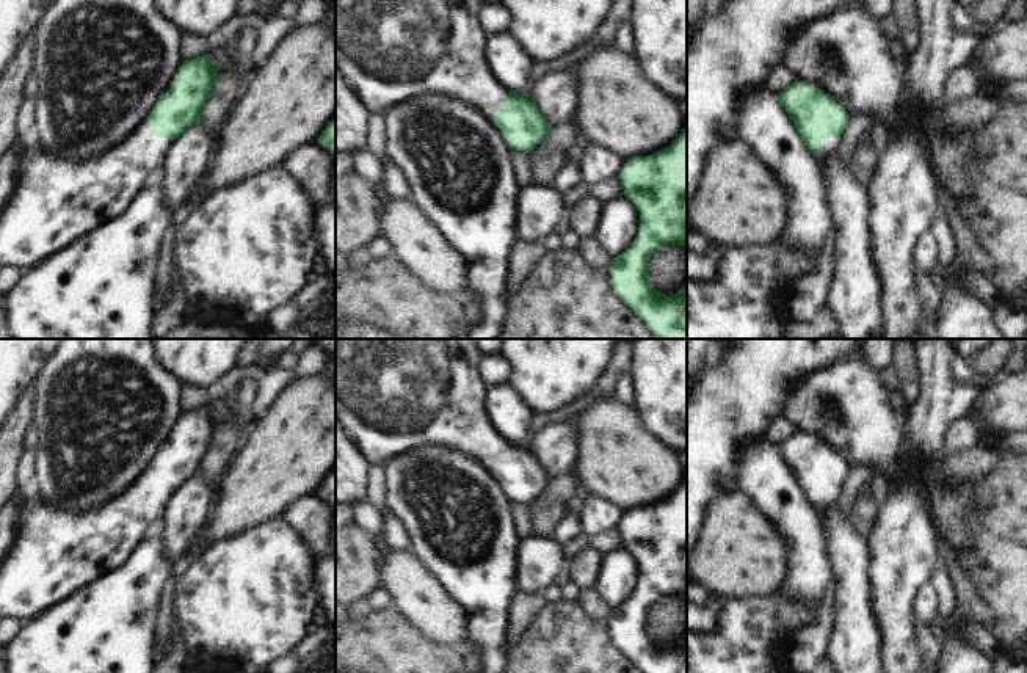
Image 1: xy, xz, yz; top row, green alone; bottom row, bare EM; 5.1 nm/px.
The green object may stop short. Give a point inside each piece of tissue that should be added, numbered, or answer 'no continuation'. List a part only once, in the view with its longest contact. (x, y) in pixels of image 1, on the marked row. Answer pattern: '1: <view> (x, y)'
1: yz (830, 146)

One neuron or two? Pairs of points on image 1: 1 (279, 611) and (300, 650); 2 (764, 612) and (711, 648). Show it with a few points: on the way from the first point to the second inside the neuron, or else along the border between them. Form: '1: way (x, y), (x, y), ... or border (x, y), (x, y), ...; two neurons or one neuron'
1: border (314, 628), (287, 651); two neurons
2: way (751, 625), (728, 648), (723, 648); one neuron

